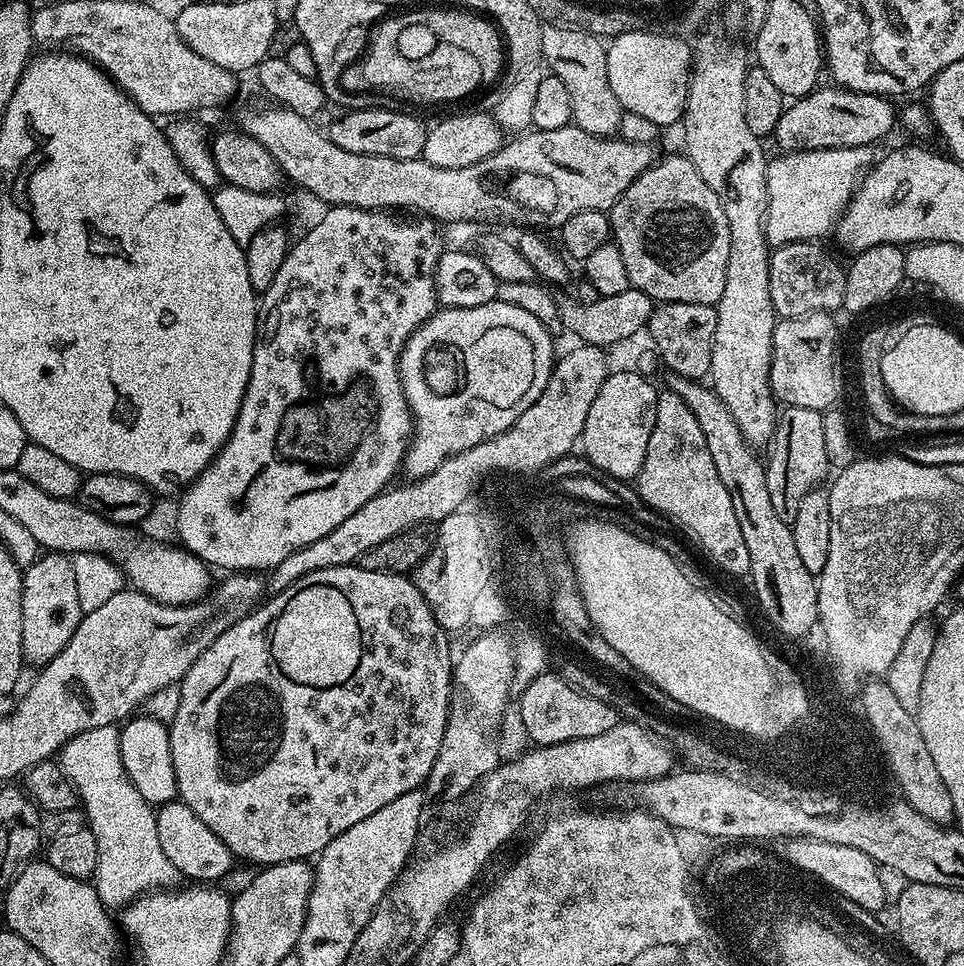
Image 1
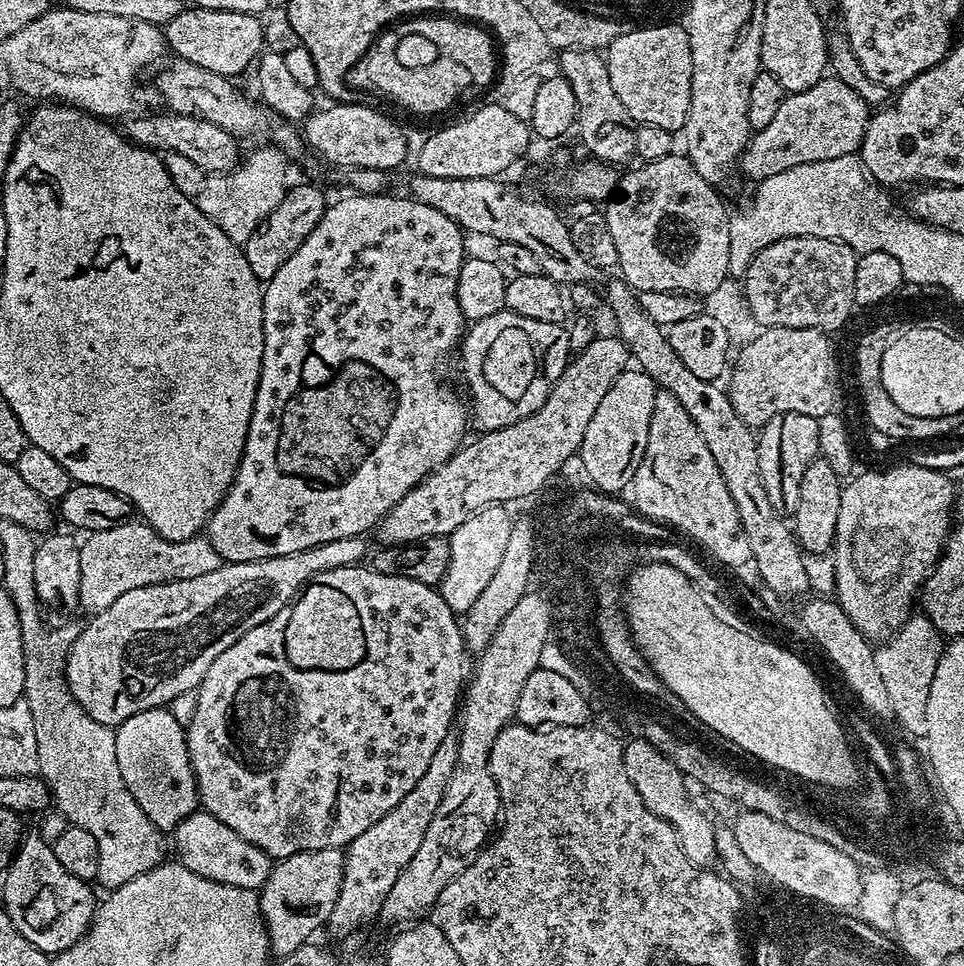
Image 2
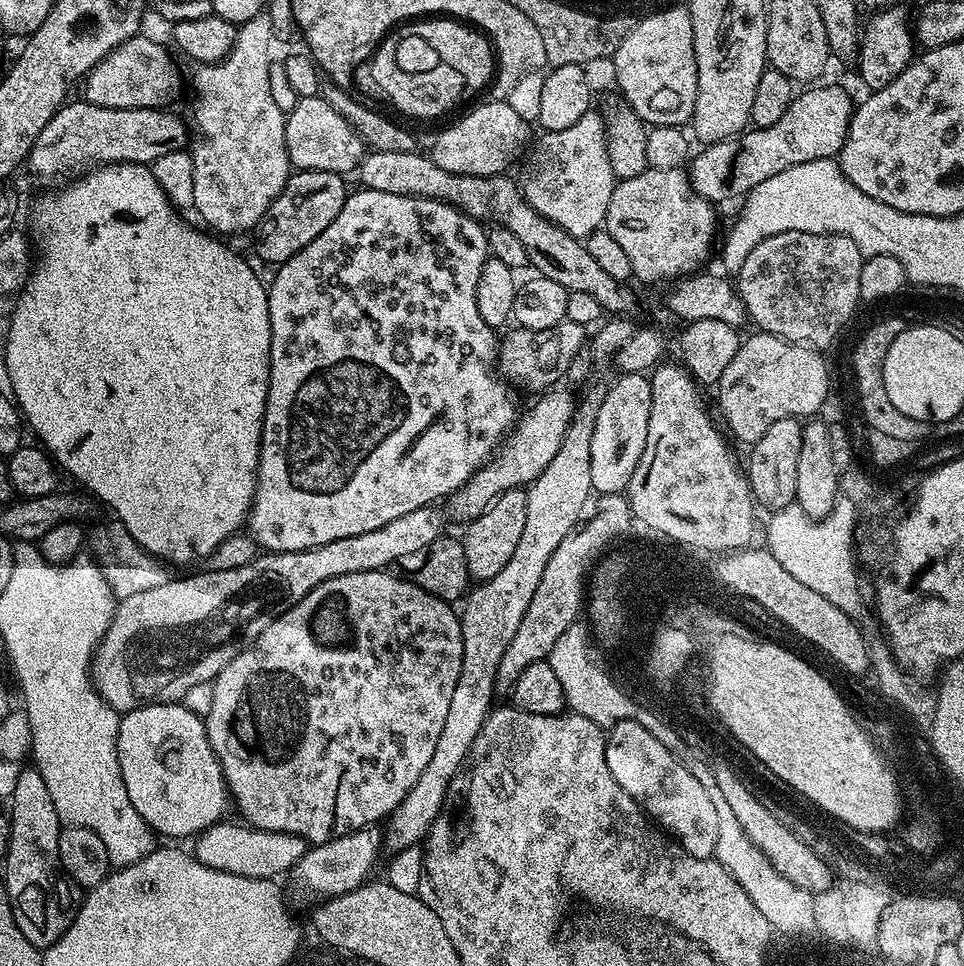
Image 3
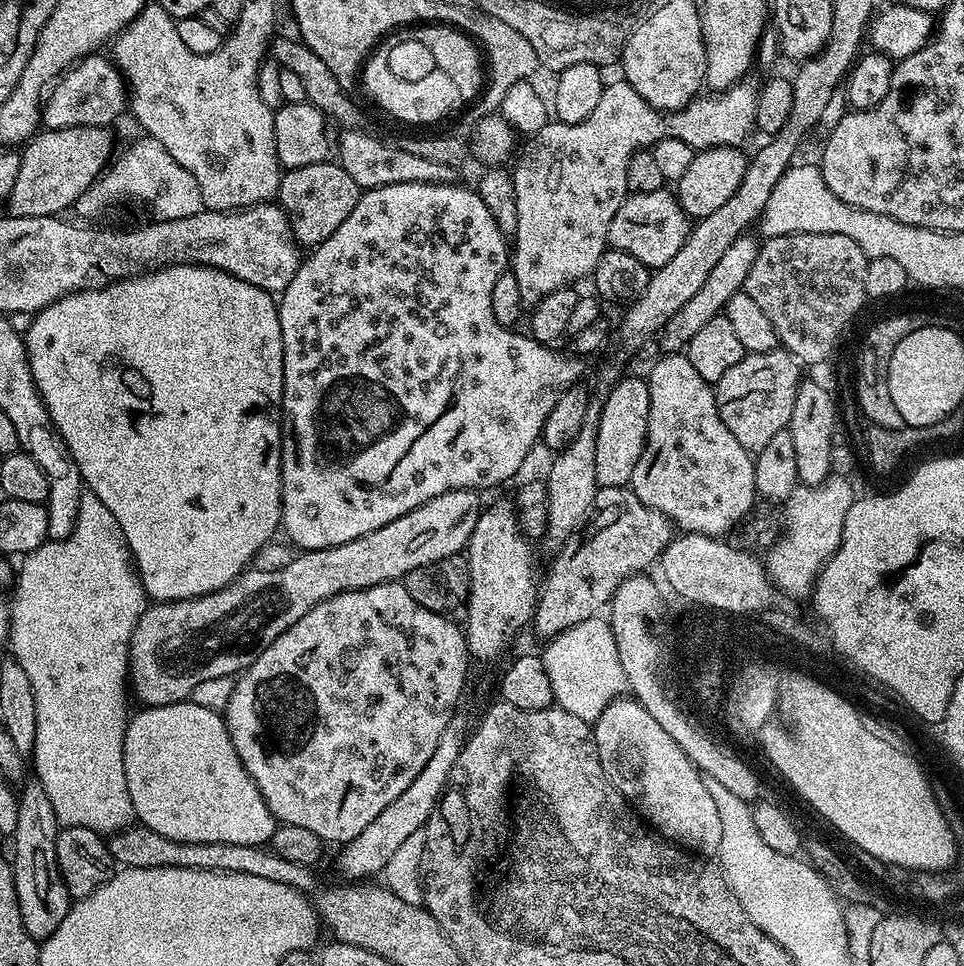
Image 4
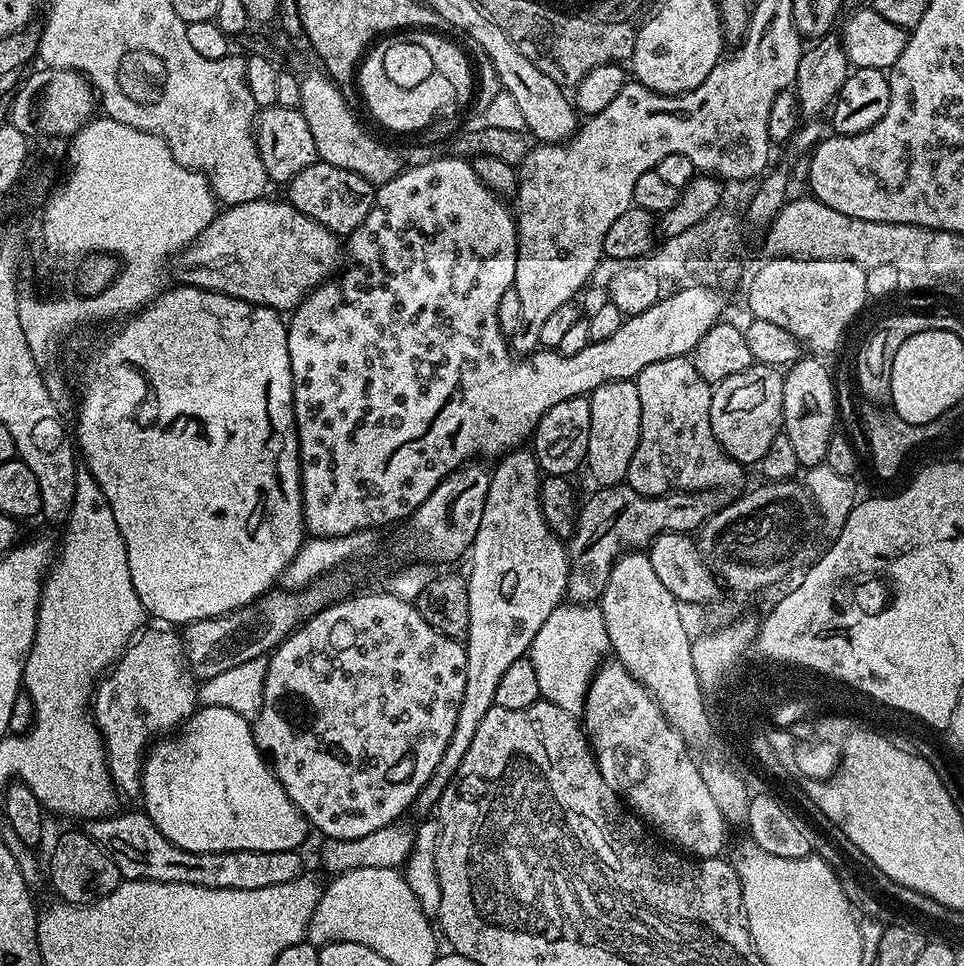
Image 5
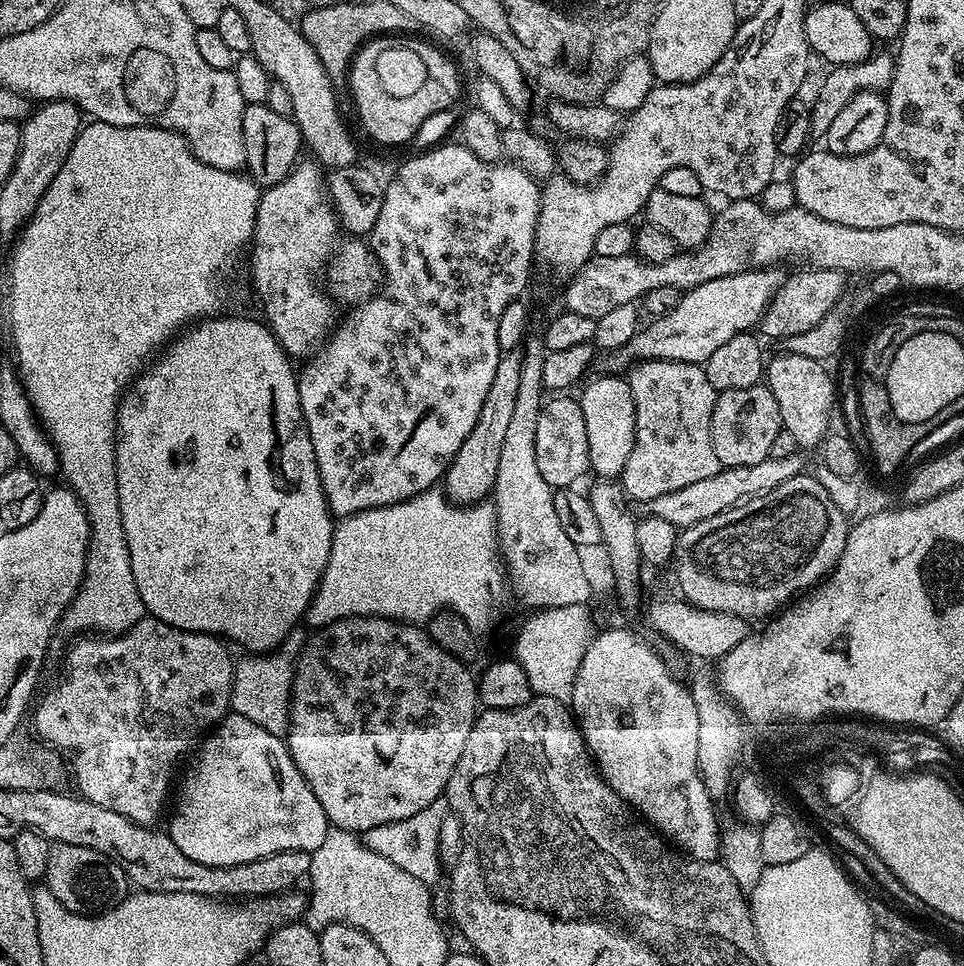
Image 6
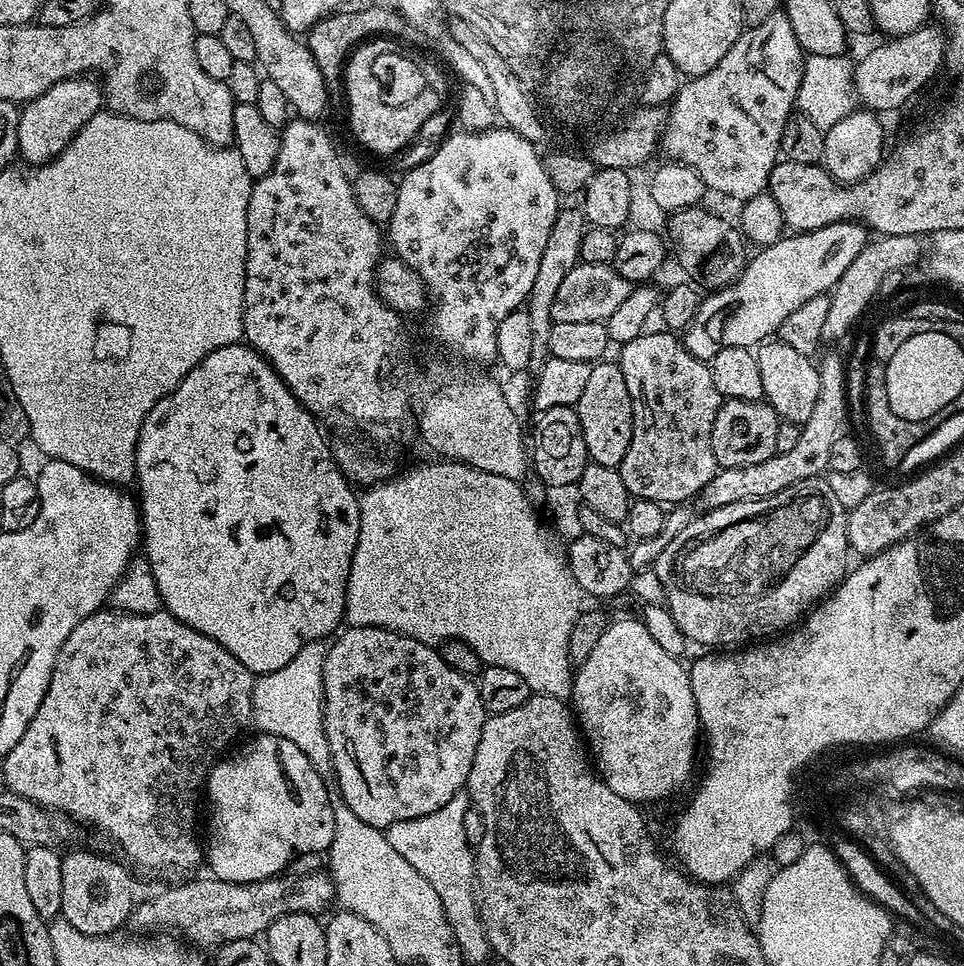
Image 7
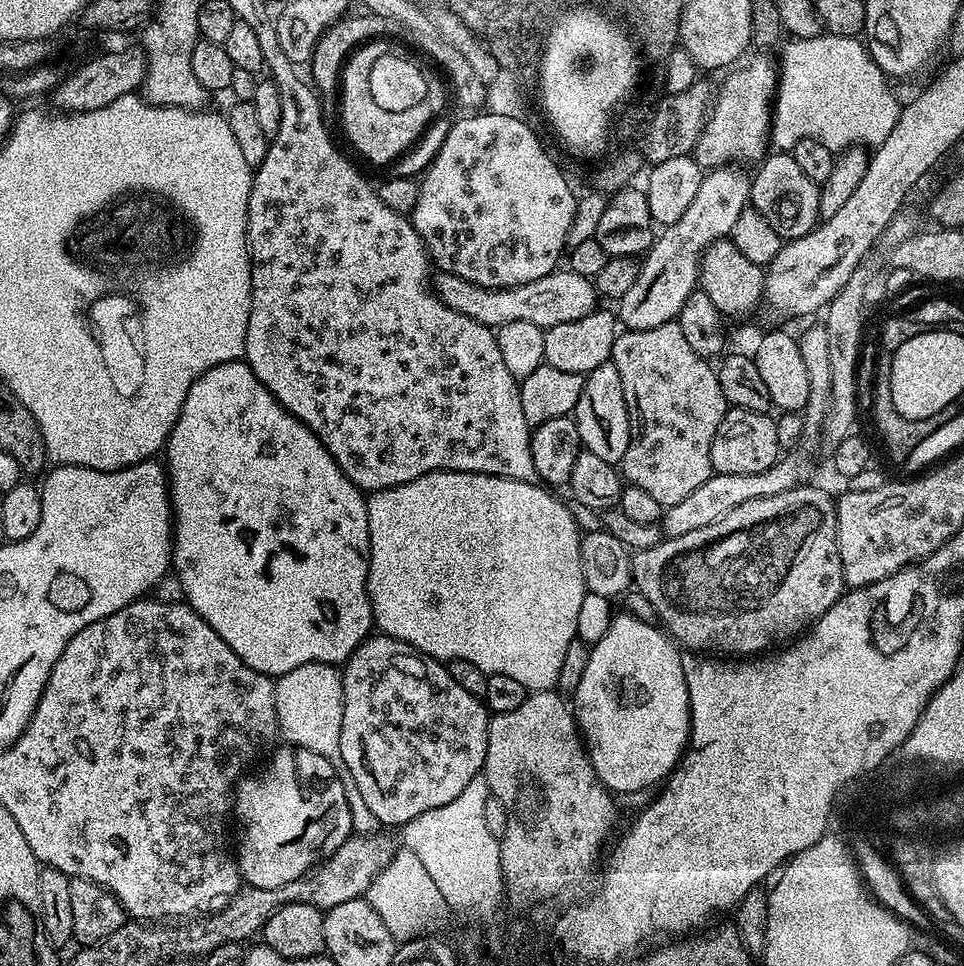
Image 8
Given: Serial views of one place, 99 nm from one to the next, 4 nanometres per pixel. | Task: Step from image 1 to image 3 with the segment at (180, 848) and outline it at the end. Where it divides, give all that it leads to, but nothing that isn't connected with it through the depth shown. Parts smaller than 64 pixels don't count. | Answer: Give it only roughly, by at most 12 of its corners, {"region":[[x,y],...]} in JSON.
{"region":[[223,820],[197,836],[196,860],[267,880],[307,852],[301,836]]}

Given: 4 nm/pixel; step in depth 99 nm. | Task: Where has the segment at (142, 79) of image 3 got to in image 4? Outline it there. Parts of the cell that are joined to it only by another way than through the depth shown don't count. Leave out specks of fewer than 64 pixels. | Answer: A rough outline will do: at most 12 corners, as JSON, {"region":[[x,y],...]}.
{"region":[[107,55],[72,65],[47,93],[49,128],[115,125],[130,104]]}

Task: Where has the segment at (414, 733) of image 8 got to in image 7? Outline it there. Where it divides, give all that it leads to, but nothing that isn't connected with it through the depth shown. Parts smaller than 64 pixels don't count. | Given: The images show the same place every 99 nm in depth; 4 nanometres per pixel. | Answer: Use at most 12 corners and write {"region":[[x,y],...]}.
{"region":[[345,627],[324,655],[343,803],[419,820],[486,719],[433,645]]}

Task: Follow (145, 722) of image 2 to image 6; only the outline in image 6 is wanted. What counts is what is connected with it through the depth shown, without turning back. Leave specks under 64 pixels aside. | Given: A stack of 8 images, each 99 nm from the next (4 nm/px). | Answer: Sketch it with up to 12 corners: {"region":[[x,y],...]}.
{"region":[[232,712],[167,834],[202,866],[312,853],[330,827],[277,733]]}

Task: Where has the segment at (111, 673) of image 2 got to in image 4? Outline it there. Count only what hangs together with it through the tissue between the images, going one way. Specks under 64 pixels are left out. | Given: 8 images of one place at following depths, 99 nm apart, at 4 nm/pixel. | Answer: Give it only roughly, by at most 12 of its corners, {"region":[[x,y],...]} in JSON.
{"region":[[475,491],[145,607],[131,695],[235,677],[318,602],[461,553]]}

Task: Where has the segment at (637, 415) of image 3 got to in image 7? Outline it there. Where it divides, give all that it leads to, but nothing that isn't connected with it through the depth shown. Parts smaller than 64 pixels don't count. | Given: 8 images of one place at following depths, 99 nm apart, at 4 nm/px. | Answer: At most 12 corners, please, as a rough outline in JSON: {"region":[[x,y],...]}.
{"region":[[619,363],[592,364],[574,407],[589,461],[619,469],[632,399]]}

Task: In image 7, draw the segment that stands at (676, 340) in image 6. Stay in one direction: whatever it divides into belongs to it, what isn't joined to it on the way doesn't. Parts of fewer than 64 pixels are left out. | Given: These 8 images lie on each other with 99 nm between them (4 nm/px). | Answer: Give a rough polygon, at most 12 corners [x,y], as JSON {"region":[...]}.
{"region":[[840,220],[781,235],[709,291],[691,356],[759,346],[831,293],[870,239]]}

